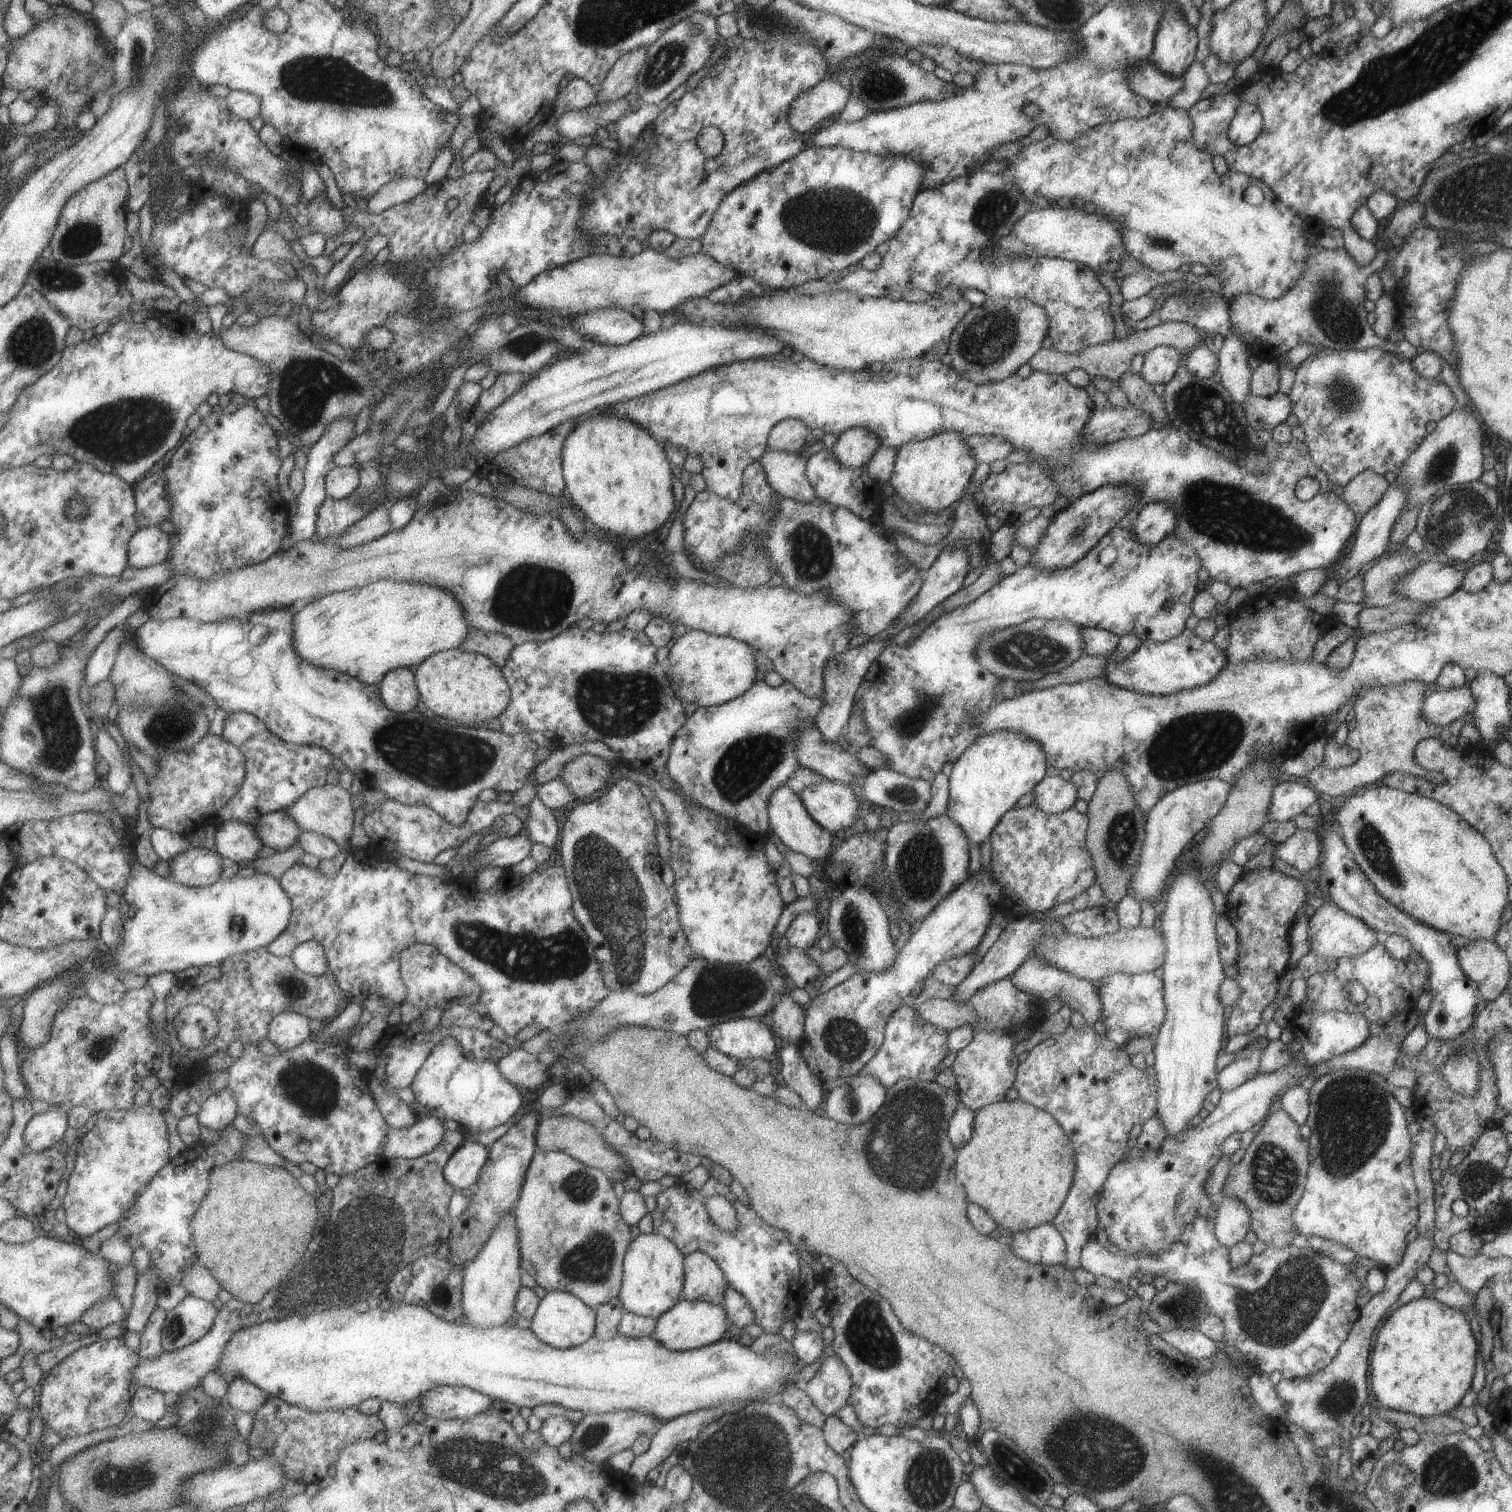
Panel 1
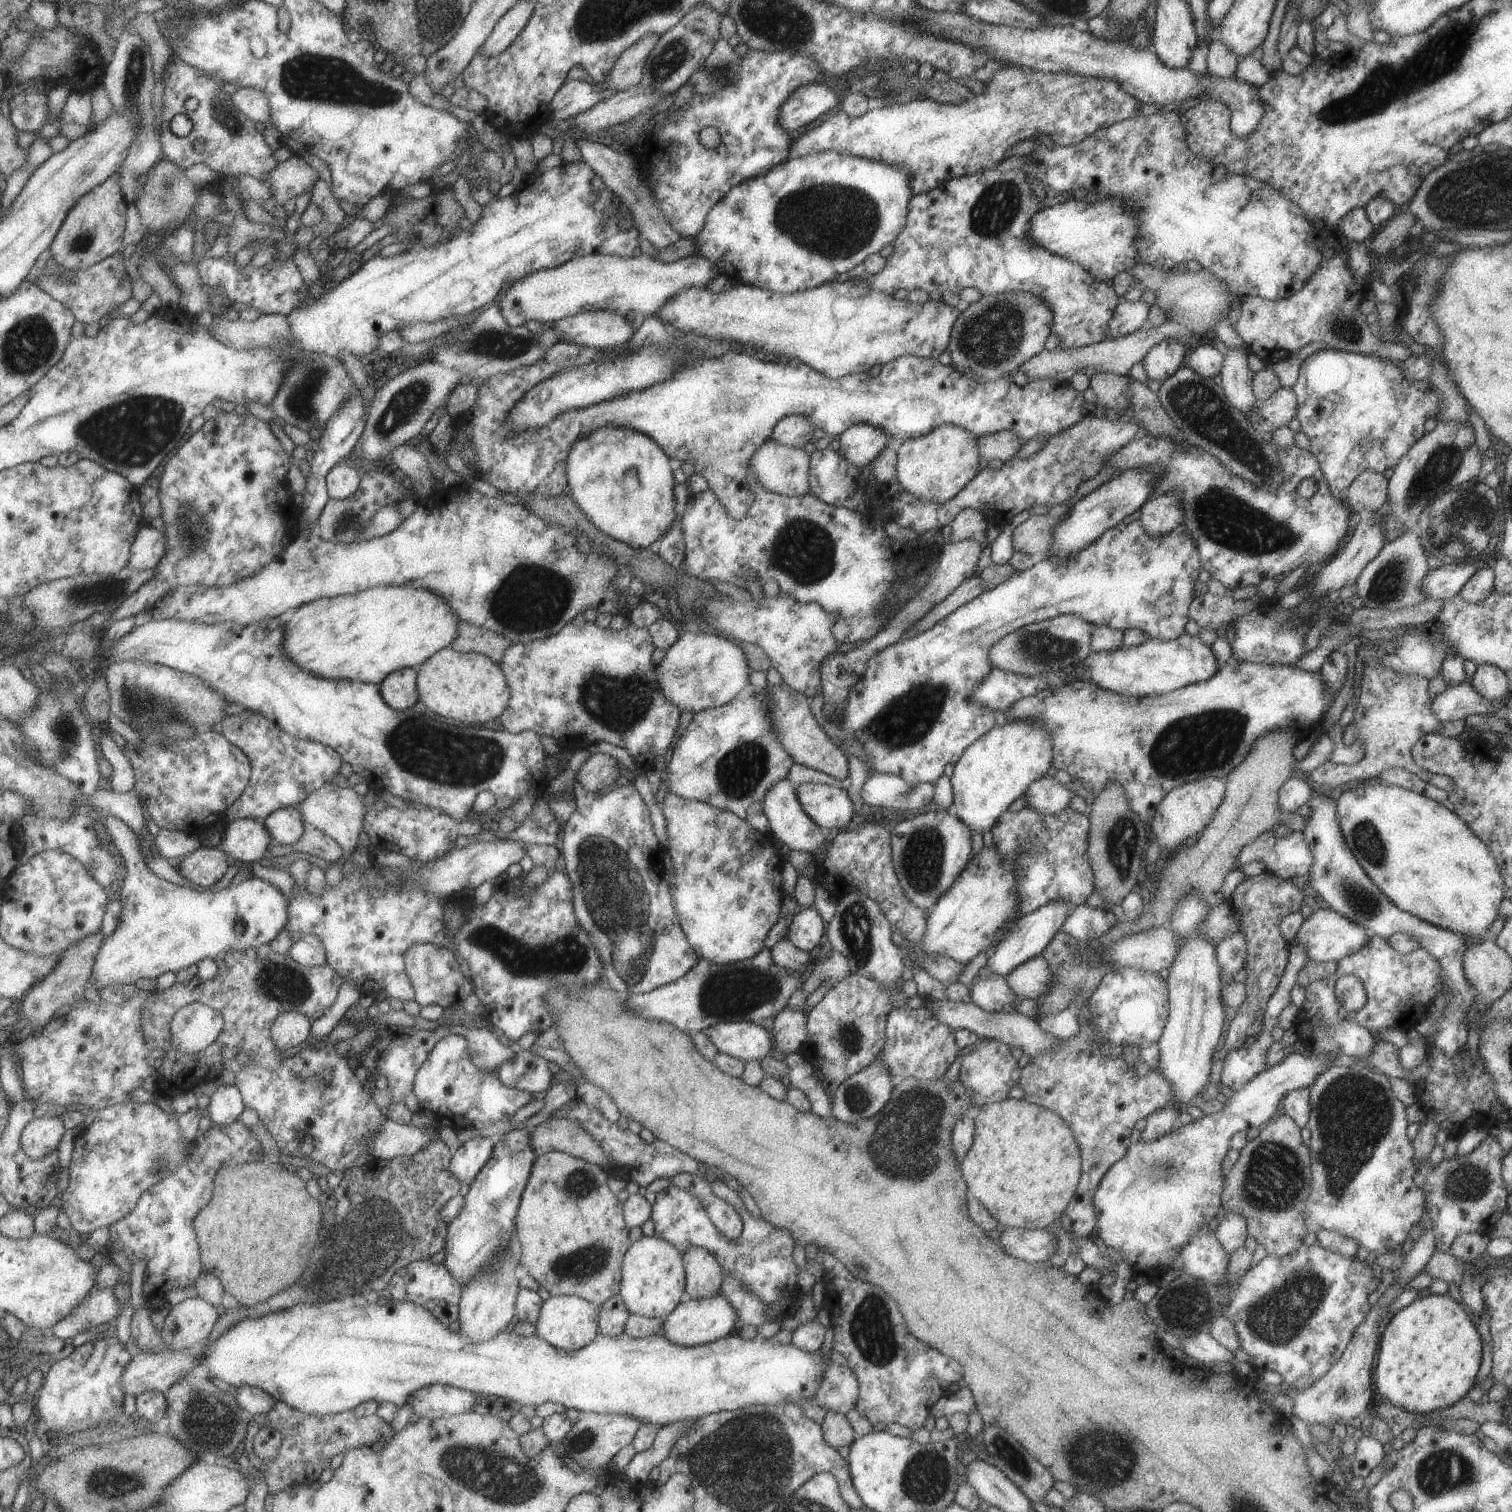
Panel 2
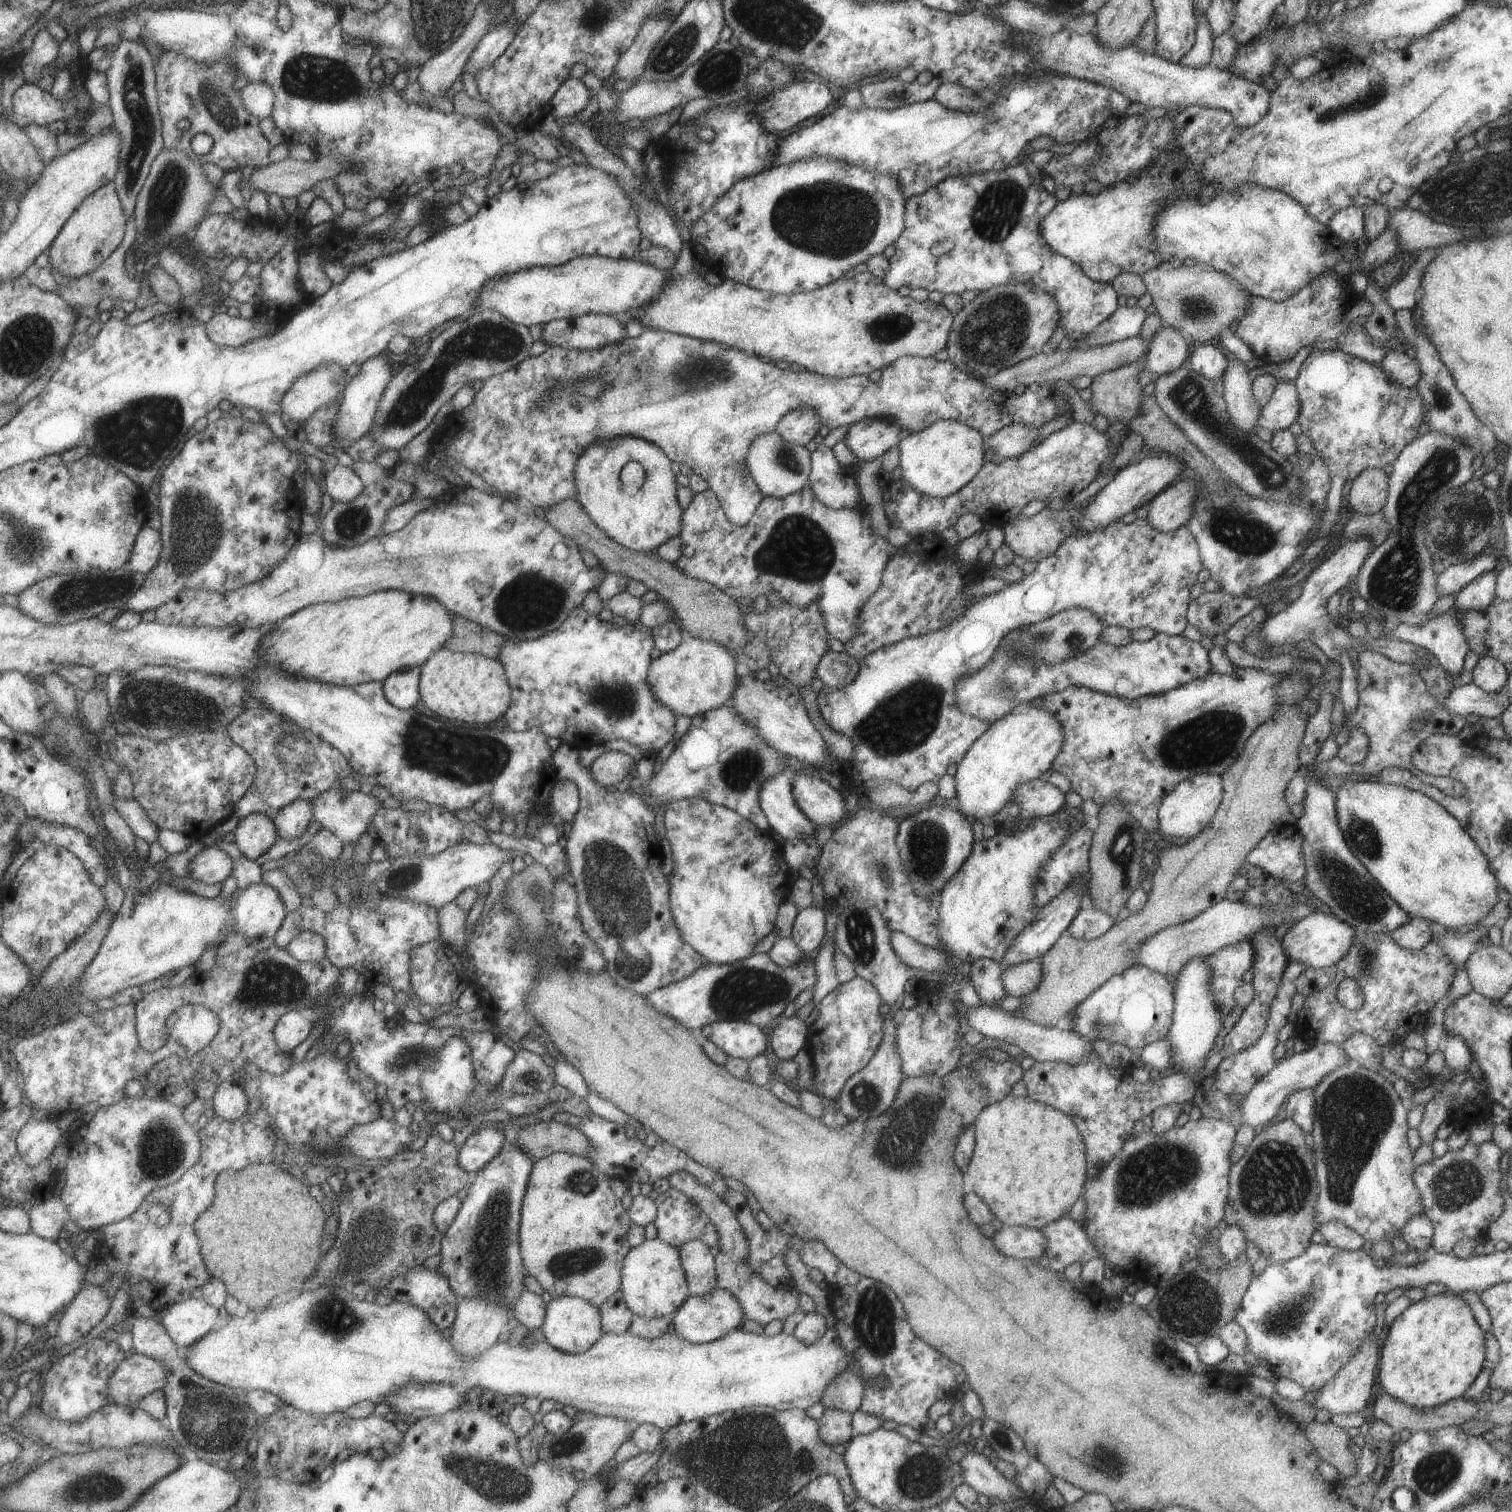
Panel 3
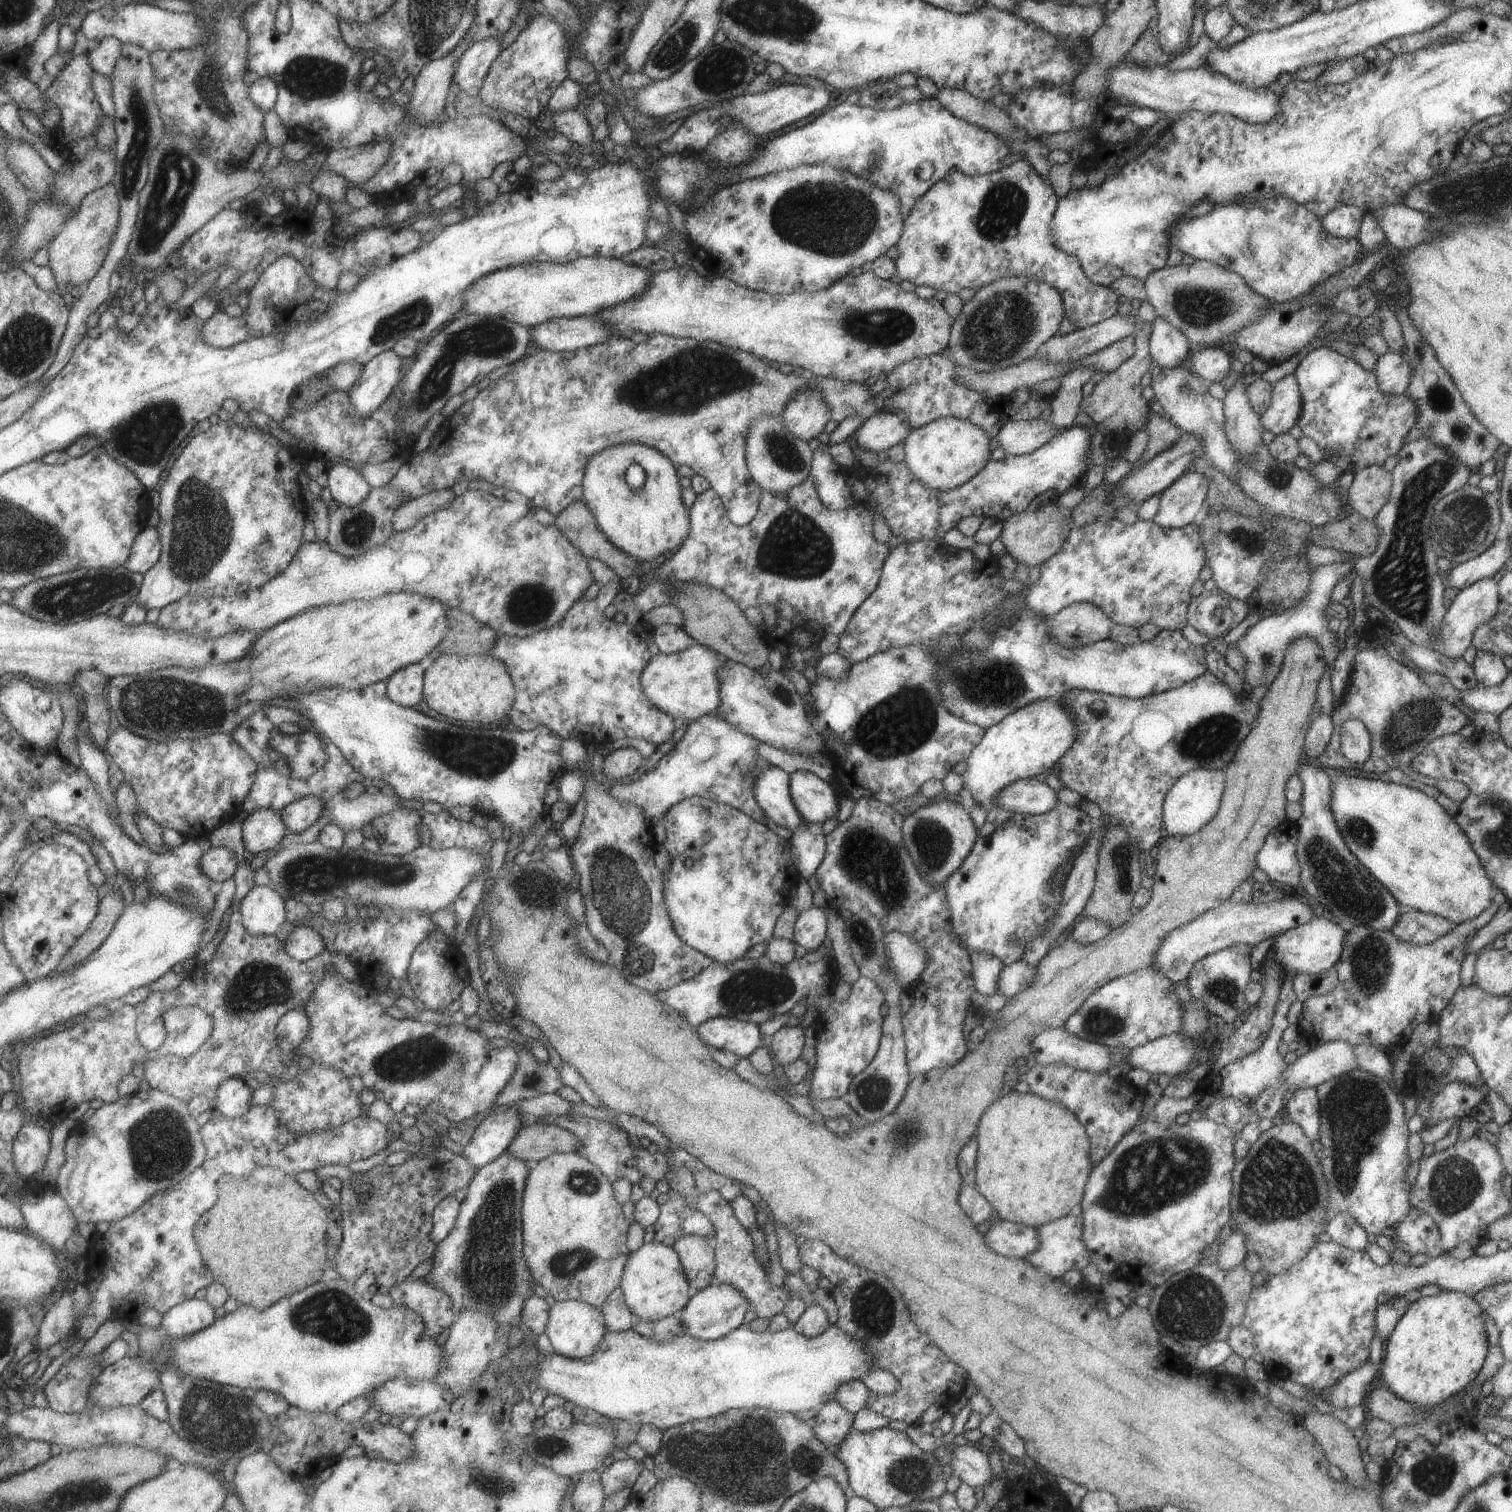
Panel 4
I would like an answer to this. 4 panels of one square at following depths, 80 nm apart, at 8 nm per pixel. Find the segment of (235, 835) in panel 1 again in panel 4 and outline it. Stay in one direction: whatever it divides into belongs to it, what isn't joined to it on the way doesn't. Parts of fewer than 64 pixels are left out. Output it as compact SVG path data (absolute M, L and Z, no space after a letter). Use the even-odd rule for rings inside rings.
M259 808L242 823L243 842L251 857L273 850L289 833L281 812L273 808Z

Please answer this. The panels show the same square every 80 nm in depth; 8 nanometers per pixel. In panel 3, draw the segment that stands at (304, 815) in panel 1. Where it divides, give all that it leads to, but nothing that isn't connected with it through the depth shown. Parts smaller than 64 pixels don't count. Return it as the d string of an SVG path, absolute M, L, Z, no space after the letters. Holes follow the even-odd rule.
M331 788L311 801L313 804L313 820L319 822L322 828L335 832L343 844L355 844L361 838L361 834L367 832L367 826L371 824L371 818L383 809L383 802L376 795L363 794L360 791L348 792L343 788Z

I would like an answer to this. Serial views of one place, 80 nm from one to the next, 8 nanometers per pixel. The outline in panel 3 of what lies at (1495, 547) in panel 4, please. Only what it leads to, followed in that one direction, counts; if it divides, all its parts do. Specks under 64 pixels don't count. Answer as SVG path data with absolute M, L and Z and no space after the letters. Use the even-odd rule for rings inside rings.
M1480 553L1479 556L1465 560L1448 568L1435 576L1435 588L1440 595L1457 595L1463 586L1466 586L1483 572L1495 571L1497 556L1495 554Z

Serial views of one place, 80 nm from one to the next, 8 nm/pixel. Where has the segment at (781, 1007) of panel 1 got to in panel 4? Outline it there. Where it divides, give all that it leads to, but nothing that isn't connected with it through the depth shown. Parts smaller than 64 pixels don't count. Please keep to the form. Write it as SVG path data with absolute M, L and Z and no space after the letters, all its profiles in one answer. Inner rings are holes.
M783 1026L771 1036L769 1044L773 1062L781 1067L791 1064L801 1056L804 1044L804 1030L798 1027Z

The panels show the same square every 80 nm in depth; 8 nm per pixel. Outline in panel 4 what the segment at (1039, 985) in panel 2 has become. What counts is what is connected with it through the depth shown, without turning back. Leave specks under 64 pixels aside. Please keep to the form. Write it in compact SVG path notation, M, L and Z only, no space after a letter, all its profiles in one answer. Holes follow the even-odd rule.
M1018 961L1002 966L997 980L997 993L1011 998L1022 992L1033 982L1036 966Z

